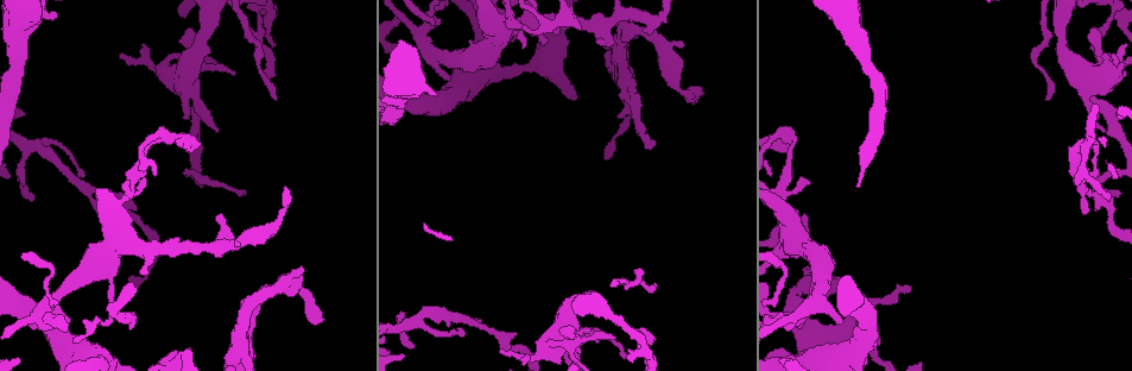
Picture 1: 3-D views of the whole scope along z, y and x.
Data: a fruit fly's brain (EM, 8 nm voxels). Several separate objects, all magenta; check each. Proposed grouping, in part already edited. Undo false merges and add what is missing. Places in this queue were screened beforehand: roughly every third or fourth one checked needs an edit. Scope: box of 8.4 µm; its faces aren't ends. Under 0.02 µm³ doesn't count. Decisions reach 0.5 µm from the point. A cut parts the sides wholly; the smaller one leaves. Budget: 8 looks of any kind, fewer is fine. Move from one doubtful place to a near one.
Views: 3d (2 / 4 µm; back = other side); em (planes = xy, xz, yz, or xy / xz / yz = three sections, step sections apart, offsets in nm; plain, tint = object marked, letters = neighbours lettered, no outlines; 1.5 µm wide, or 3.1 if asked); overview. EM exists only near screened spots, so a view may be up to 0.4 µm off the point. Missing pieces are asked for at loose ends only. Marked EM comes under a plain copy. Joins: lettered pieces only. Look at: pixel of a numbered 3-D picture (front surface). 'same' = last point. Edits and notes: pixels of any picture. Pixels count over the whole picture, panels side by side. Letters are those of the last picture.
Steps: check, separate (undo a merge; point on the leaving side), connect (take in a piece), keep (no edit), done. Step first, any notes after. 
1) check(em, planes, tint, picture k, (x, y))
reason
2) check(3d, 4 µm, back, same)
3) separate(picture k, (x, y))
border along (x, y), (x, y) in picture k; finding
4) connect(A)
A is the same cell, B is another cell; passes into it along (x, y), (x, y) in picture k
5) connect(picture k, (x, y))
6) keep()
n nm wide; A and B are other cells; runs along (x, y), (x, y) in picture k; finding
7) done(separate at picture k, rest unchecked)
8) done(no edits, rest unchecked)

check(3d, 4 µm, picture 1, (35, 199))
thin end

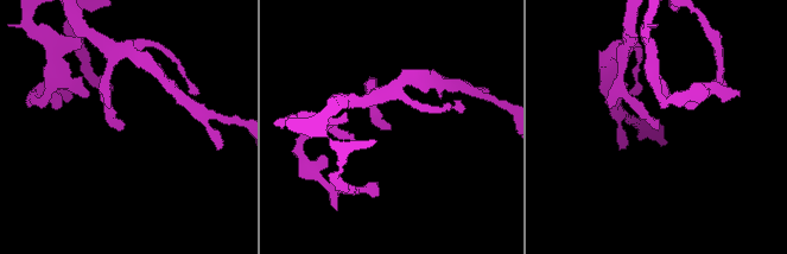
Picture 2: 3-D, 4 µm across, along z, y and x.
check(em, xz, step 8, letters, picture 2, (123, 124))
now the EM

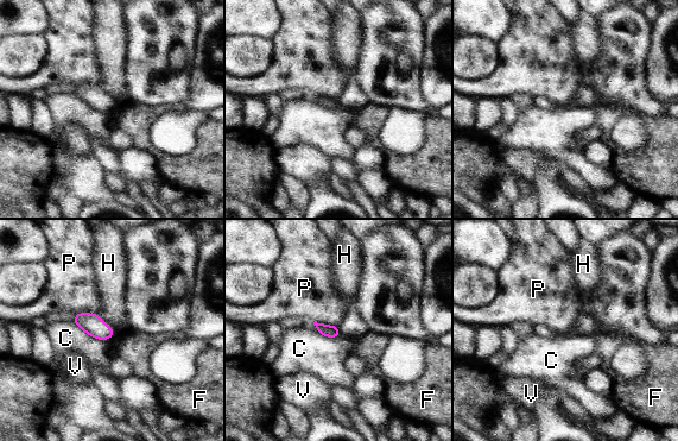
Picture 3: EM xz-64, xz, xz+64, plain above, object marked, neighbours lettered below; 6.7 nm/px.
keep()
C, F, H, P and V are other cells; no lettered piece goes on from it

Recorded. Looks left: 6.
check(em, planes, letters, picture 1, (36, 313))
sudden change in width

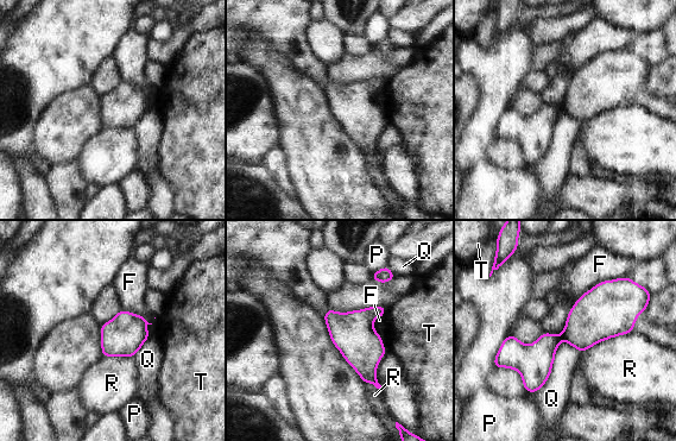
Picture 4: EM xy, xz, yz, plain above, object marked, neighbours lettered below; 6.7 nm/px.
keep()
F, P, Q, R and T are other cells; border along (631, 331), (598, 341), (582, 352) in picture 4; continuous, no second neuron

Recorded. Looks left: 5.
check(em, planes, letters, picture 1, (1114, 57))
an open end

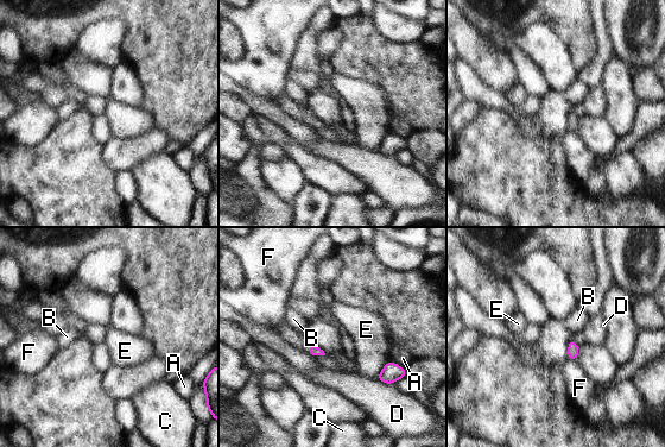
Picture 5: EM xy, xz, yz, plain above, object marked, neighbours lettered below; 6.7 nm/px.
keep()
A, B, C, D, E and F are other cells; border along (569, 358), (576, 360) in picture 5; no lettered piece goes on from it

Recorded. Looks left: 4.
done(no edits, rest unchecked)

